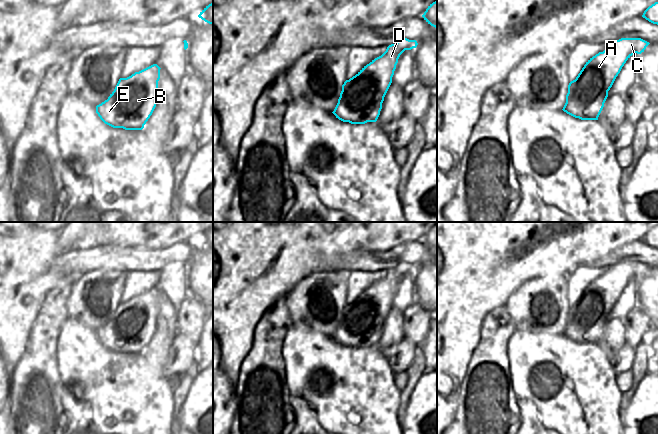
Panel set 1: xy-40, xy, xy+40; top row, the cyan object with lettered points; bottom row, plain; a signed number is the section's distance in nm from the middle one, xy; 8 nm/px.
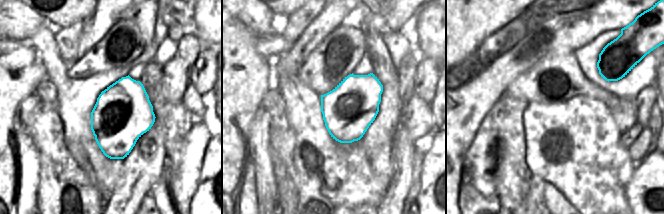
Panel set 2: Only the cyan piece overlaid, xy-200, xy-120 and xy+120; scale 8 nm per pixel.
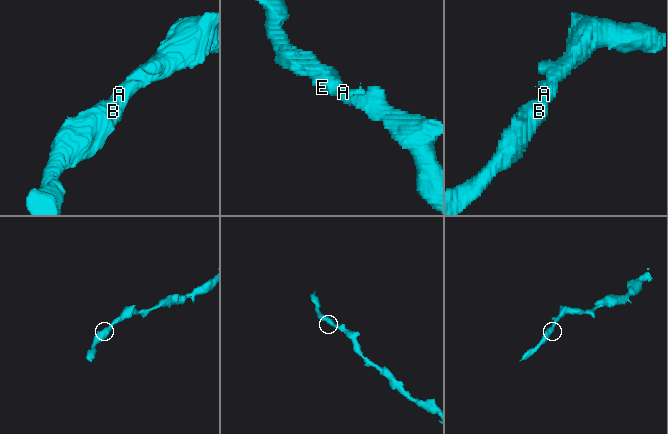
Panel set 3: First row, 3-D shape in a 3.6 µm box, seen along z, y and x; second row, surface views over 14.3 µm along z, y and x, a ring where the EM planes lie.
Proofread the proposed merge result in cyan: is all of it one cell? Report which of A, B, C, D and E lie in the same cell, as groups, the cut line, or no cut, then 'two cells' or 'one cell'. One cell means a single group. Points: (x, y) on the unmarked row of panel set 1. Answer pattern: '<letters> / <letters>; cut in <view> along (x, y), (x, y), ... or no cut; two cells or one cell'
A B C D E; no cut; one cell

